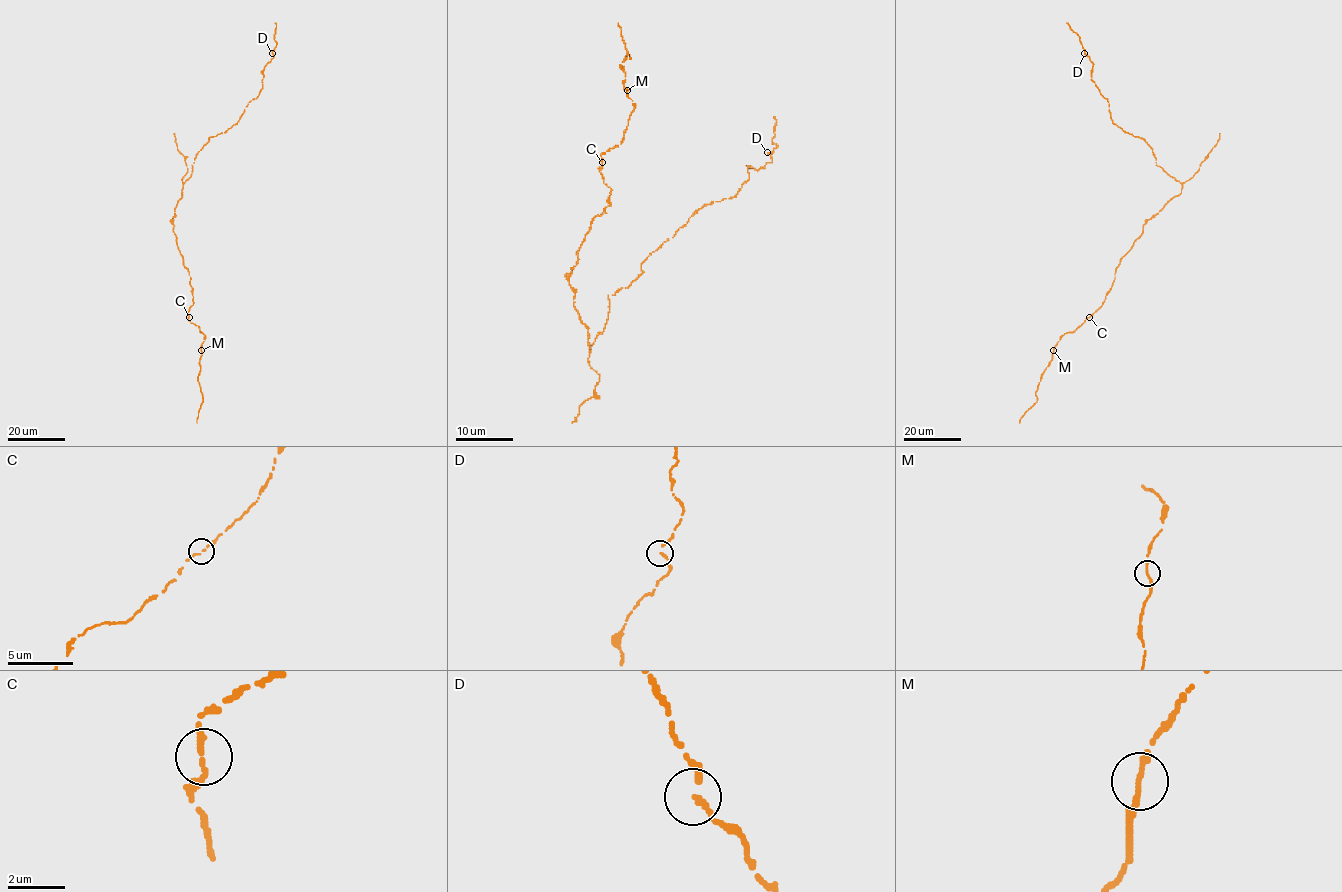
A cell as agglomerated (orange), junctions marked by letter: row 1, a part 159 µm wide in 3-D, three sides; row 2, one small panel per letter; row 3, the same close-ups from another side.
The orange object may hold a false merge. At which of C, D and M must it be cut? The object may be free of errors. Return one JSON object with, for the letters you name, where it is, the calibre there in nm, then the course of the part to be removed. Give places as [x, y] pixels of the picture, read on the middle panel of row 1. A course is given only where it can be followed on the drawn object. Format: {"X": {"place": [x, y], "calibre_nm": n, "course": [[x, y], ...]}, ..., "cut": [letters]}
{"cut": []}

